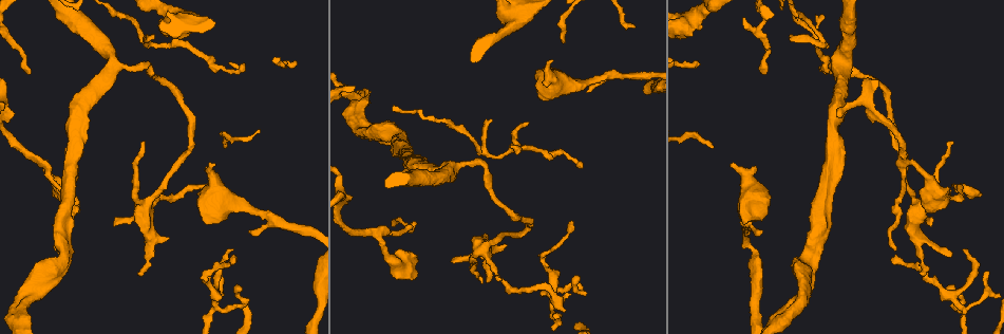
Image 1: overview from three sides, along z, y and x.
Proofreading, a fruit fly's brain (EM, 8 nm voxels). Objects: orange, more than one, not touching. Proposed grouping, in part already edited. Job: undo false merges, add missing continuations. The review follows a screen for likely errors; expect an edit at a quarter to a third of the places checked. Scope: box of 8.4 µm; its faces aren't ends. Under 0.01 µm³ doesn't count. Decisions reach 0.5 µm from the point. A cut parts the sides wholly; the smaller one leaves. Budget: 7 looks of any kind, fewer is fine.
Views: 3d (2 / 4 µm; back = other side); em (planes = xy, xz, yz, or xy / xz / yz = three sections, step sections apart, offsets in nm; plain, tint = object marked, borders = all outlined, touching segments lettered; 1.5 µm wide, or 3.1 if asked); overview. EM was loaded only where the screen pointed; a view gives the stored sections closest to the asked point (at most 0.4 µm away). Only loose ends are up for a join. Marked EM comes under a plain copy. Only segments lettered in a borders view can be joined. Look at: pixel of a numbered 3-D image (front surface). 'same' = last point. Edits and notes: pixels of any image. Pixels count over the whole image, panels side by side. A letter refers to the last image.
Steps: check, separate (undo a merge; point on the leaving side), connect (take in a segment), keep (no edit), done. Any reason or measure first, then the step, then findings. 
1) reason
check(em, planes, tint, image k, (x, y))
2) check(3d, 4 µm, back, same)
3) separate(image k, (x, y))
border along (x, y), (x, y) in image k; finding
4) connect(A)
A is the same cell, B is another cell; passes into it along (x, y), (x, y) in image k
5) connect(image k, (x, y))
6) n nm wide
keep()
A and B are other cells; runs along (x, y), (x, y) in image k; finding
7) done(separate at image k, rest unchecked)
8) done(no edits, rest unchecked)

check(3d, 2 µm, image 1, (394, 225))

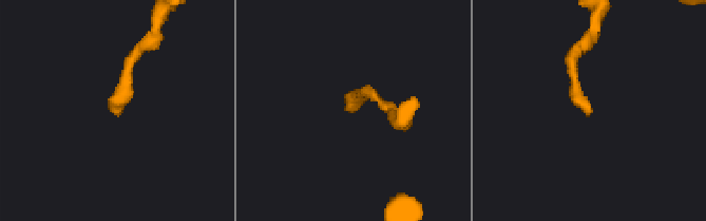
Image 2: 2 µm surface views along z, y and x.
now the EM
check(em, planes, borders, image 2, (353, 111))

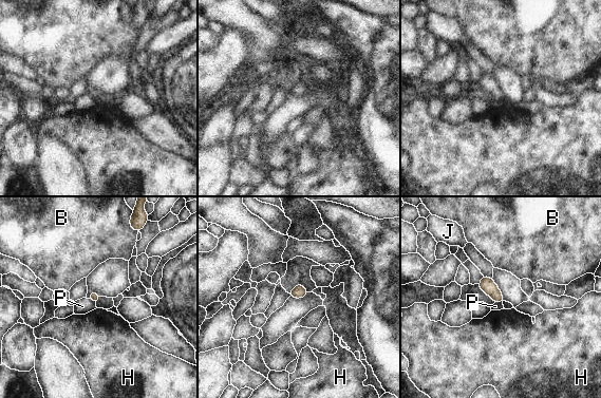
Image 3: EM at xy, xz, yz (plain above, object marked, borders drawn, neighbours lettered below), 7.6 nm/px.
keep()
B, H, J and P are other cells; border along (502, 301), (494, 303) in image 3; none of them fits

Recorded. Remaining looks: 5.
sharp bend
check(em, xy, step 4, borders, image 1, (960, 307))

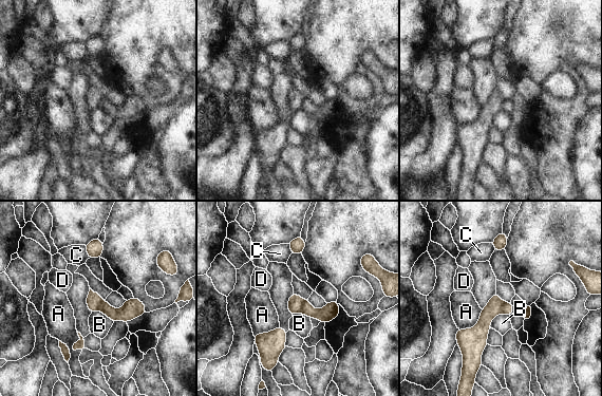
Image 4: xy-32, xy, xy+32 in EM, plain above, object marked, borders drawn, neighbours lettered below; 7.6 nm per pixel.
130 nm wide
separate(image 4, (331, 310))
A, B, C and D are other cells; border along (304, 300), (299, 312) in image 4; two neurons meet here

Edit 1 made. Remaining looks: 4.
check(overview)

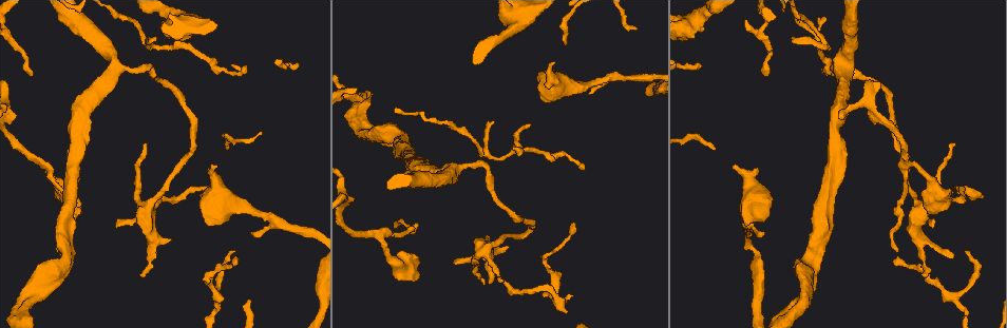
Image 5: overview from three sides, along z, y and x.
branch stops here
check(3d, 4 µm, back, image 5, (554, 62))

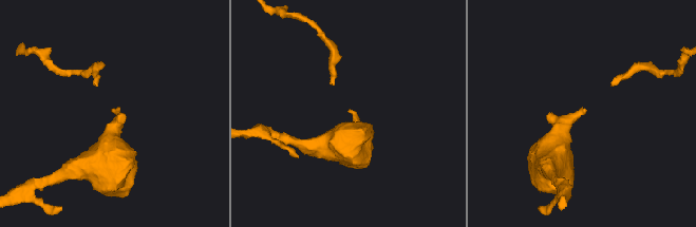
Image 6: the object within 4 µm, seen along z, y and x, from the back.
shape alone is not enough
check(em, xz, step 8, tint, image 6, (582, 108))

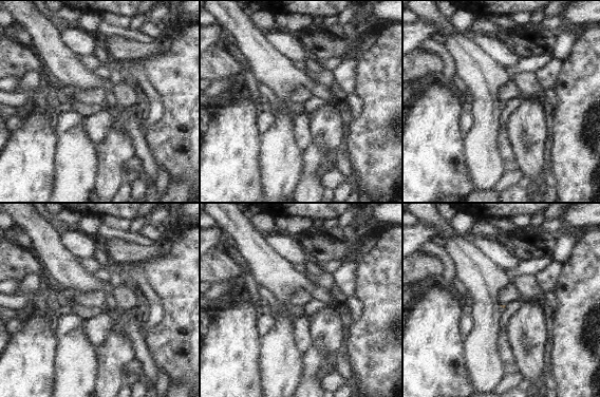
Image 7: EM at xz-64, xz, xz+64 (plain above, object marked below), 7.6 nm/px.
another direction
check(em, planes, borders, same)

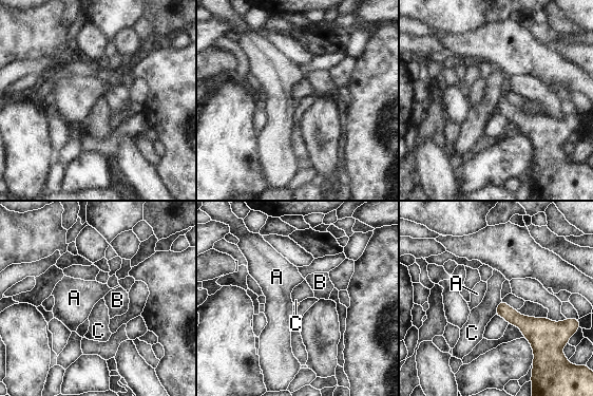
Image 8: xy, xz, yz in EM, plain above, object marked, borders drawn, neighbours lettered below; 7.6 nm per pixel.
C touches over 120 nm
keep()
A, B and C are other cells; none of them fits

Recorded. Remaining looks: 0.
done(separate at image 4, rest unchecked)

